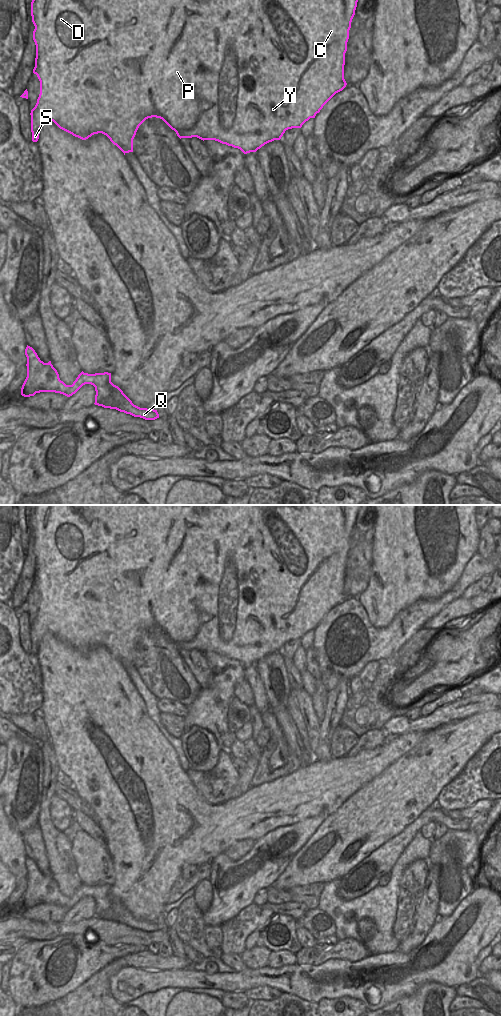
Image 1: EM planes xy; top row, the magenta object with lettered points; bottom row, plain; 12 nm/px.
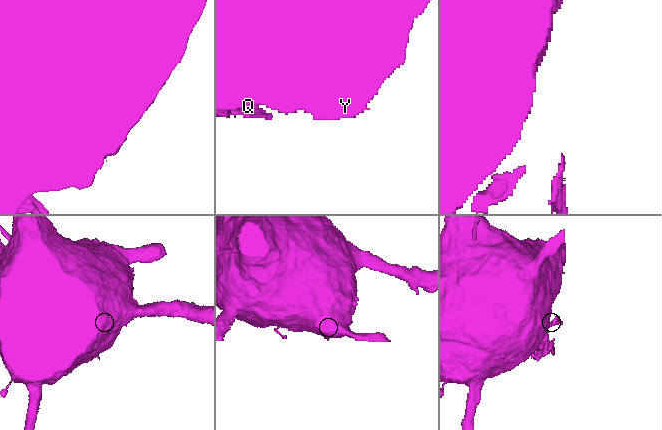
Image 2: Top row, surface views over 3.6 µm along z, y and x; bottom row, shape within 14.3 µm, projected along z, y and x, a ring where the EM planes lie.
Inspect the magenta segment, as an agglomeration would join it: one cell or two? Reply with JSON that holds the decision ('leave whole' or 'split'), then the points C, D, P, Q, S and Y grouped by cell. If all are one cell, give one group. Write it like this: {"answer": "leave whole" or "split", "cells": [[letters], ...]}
{"answer": "leave whole", "cells": [["C", "D", "P", "Q", "S", "Y"]]}

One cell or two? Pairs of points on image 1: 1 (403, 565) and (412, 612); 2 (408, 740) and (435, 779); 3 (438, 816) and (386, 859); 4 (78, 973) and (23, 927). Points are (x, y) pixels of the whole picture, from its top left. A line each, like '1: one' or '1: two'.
1: two
2: two
3: one
4: two

